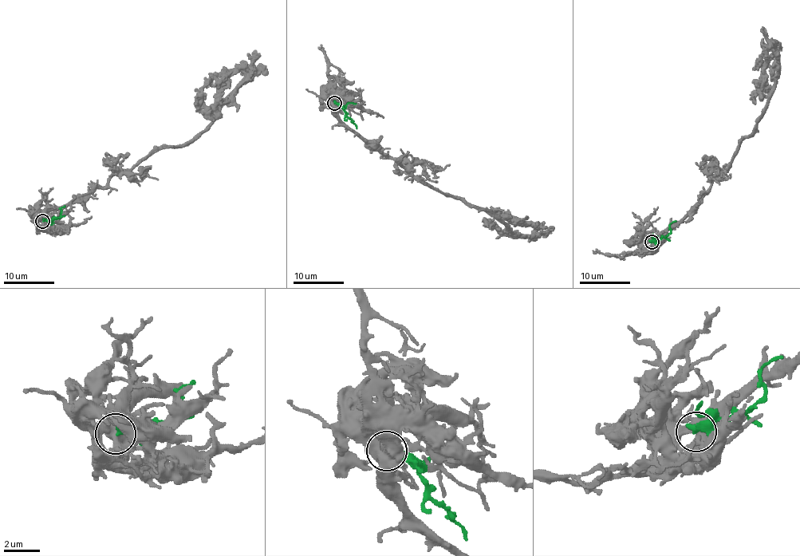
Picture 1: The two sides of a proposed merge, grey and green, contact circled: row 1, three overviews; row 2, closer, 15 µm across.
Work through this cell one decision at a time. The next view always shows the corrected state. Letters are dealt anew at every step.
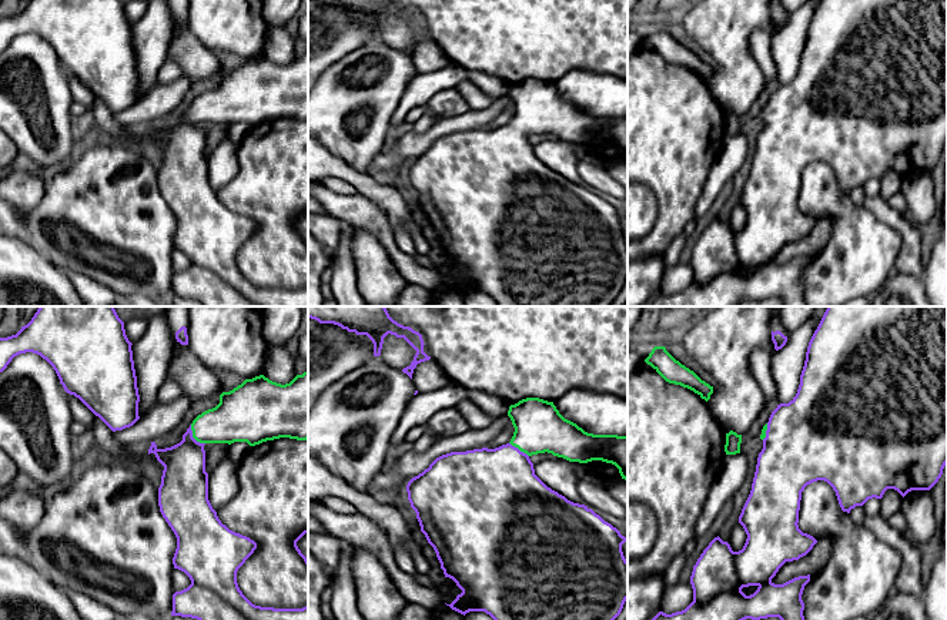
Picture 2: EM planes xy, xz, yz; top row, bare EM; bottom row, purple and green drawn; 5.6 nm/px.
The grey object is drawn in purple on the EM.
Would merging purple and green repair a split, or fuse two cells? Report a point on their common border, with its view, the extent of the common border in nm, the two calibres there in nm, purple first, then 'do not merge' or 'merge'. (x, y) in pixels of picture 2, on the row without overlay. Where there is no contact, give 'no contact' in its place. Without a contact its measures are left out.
contact xy (191, 117); length 140 nm; calibres 260 and 240 nm; merge

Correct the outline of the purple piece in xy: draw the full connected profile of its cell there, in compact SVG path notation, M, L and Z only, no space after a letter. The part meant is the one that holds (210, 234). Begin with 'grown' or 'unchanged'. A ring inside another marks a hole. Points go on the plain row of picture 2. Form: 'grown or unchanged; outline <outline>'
grown; outline M308 51L285 66L264 56L245 60L232 71L222 73L215 88L198 95L180 124L158 130L155 123L151 123L148 135L154 134L164 147L158 168L160 192L177 218L173 245L191 261L187 269L173 275L171 296L197 299L203 306L308 306L308 286L261 288L242 275L237 252L254 234L257 224L222 205L208 181L205 124L247 123L255 127L280 118L308 120Z

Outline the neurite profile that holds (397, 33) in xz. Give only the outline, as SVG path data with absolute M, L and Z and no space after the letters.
M388 14L384 19L379 38L396 50L404 50L411 46L415 34L416 31L404 19Z

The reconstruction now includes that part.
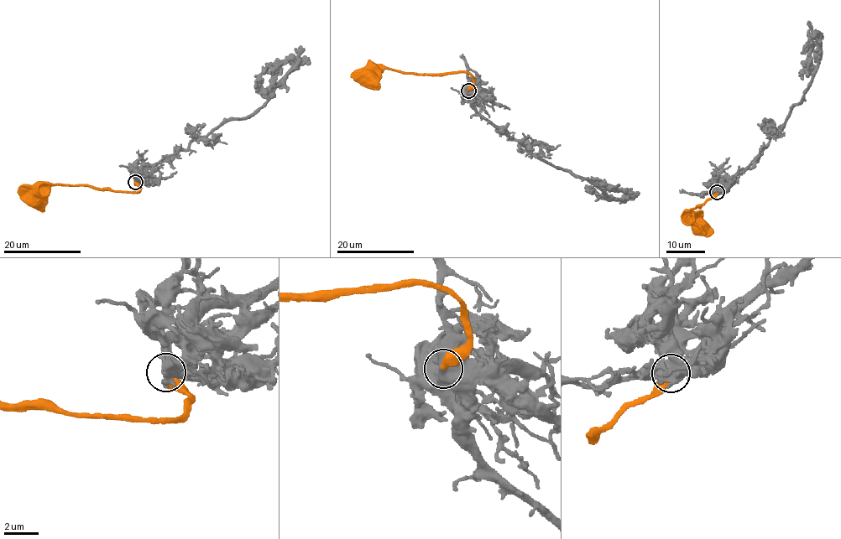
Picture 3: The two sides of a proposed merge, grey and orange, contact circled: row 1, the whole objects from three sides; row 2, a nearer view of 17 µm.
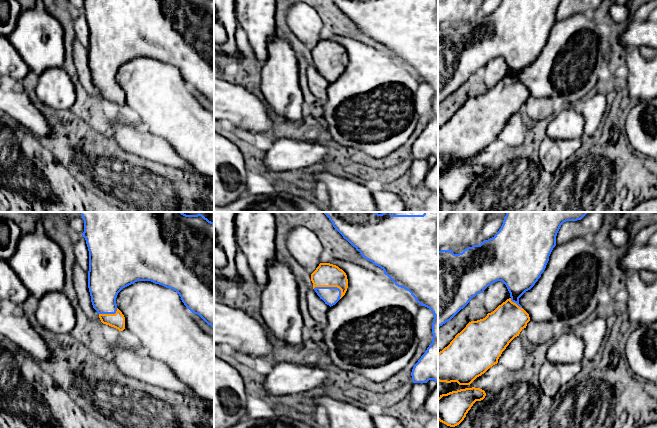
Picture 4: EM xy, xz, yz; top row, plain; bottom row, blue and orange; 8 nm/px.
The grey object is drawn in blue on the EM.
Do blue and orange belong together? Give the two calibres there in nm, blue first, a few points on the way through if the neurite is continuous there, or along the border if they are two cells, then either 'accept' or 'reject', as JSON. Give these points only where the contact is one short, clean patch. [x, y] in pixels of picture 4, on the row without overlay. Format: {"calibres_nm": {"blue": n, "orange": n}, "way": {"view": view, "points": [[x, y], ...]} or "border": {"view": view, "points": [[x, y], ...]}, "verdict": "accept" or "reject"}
{"calibres_nm": {"blue": 140, "orange": 190}, "verdict": "accept"}

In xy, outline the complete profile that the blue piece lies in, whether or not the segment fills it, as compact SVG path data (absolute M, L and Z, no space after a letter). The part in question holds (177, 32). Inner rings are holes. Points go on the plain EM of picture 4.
M84 0L82 12L89 27L91 78L103 100L123 107L125 93L117 84L118 69L137 57L151 57L176 67L184 81L214 105L214 0Z

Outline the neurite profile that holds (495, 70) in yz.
M502 57L489 61L484 66L483 71L487 89L493 88L499 81L511 74L506 61Z

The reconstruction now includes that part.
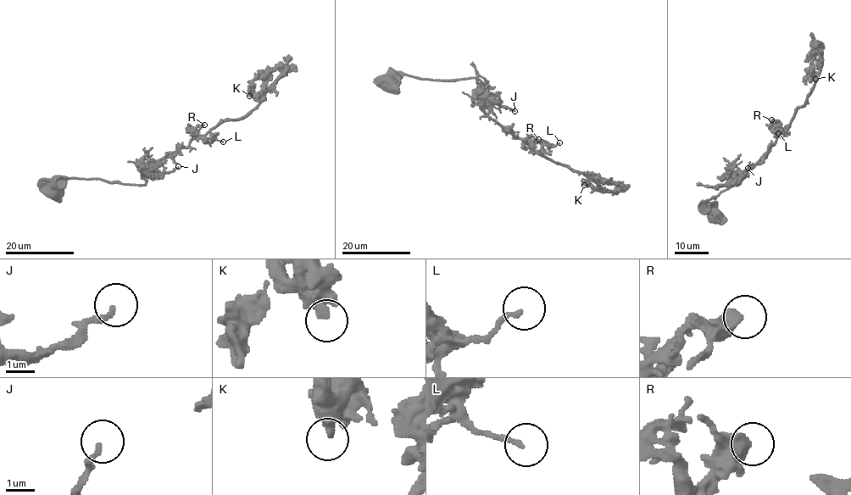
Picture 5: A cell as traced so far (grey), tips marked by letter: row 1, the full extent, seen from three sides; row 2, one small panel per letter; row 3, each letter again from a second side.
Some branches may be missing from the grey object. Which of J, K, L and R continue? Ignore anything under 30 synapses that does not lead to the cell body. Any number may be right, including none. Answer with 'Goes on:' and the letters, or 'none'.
Goes on: none

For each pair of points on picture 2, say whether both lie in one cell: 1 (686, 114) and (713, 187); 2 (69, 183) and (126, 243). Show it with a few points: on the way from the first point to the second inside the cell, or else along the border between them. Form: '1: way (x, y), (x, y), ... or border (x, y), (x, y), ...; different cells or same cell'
1: border (723, 144), (696, 205); different cells
2: way (84, 197), (114, 227); same cell

